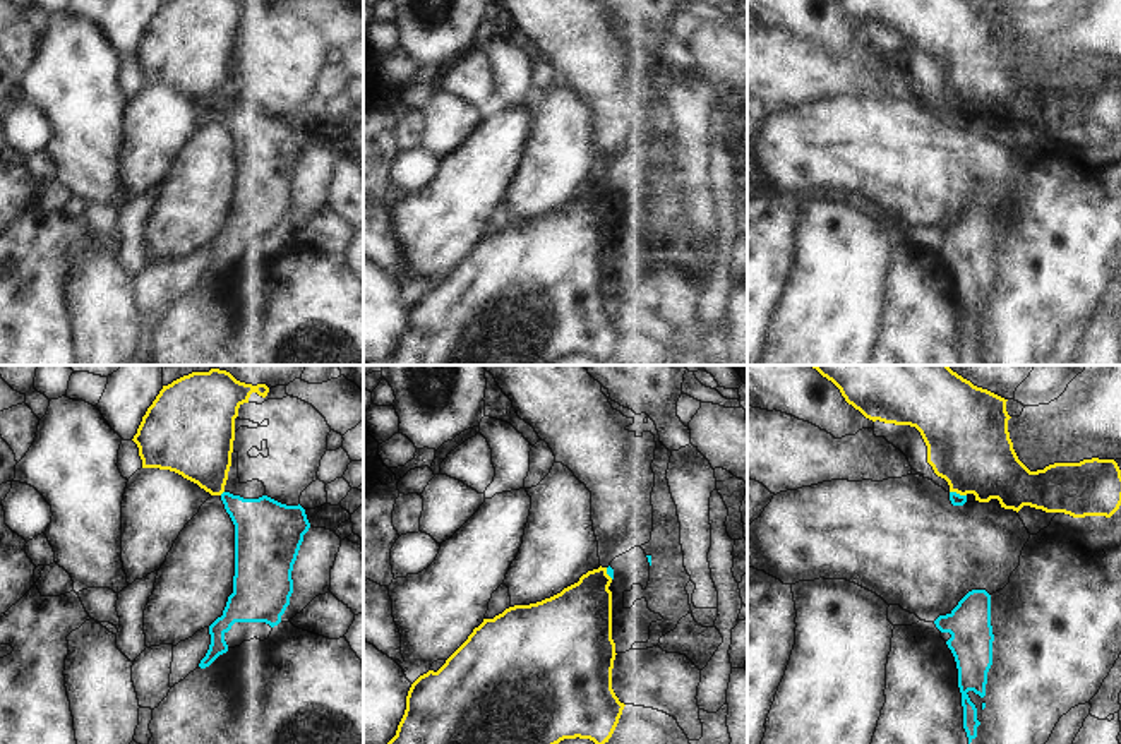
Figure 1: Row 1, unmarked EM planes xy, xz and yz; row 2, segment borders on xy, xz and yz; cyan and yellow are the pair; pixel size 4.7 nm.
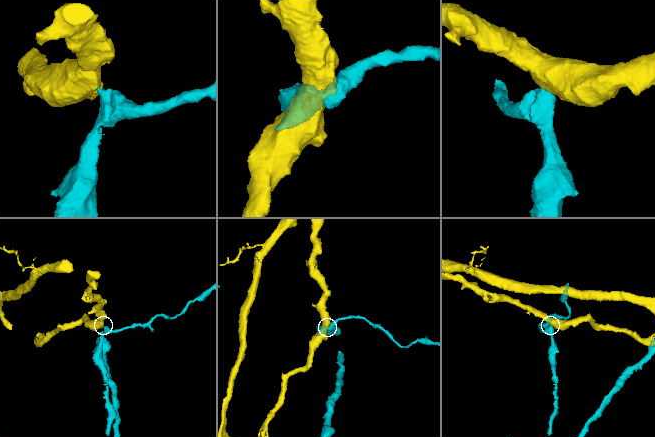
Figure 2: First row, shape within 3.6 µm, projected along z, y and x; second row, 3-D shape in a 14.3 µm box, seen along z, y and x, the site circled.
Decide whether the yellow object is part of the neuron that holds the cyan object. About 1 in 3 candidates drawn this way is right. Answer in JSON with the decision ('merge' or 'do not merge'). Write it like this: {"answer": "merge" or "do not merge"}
{"answer": "do not merge"}

